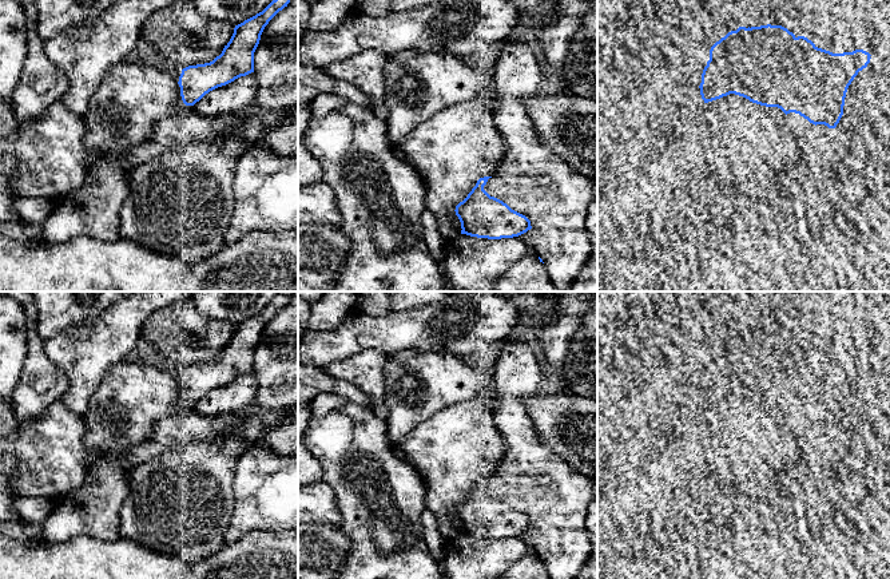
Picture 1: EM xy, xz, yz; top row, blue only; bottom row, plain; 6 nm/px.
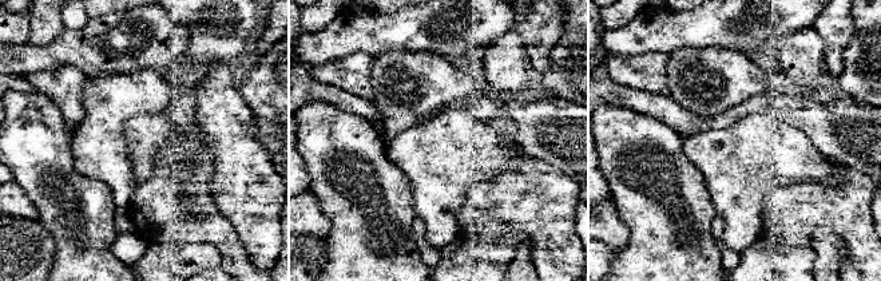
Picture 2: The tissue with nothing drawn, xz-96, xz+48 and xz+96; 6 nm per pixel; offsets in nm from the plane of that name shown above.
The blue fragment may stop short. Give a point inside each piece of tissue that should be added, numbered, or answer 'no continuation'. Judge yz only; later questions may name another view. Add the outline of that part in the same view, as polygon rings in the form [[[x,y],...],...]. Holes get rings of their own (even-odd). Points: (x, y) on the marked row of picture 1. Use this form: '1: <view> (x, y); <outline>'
no continuation

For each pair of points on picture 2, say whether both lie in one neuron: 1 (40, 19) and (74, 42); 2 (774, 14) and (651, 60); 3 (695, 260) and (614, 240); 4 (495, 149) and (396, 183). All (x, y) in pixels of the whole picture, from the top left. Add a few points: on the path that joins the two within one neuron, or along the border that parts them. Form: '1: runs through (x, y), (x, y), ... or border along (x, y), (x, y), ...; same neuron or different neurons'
1: border along (66, 28), (43, 44), (31, 44); different neurons
2: border along (667, 52), (643, 52), (637, 56); different neurons
3: border along (618, 213), (628, 229), (628, 242), (616, 254); different neurons
4: border along (387, 157), (409, 181), (412, 205), (416, 210); different neurons

